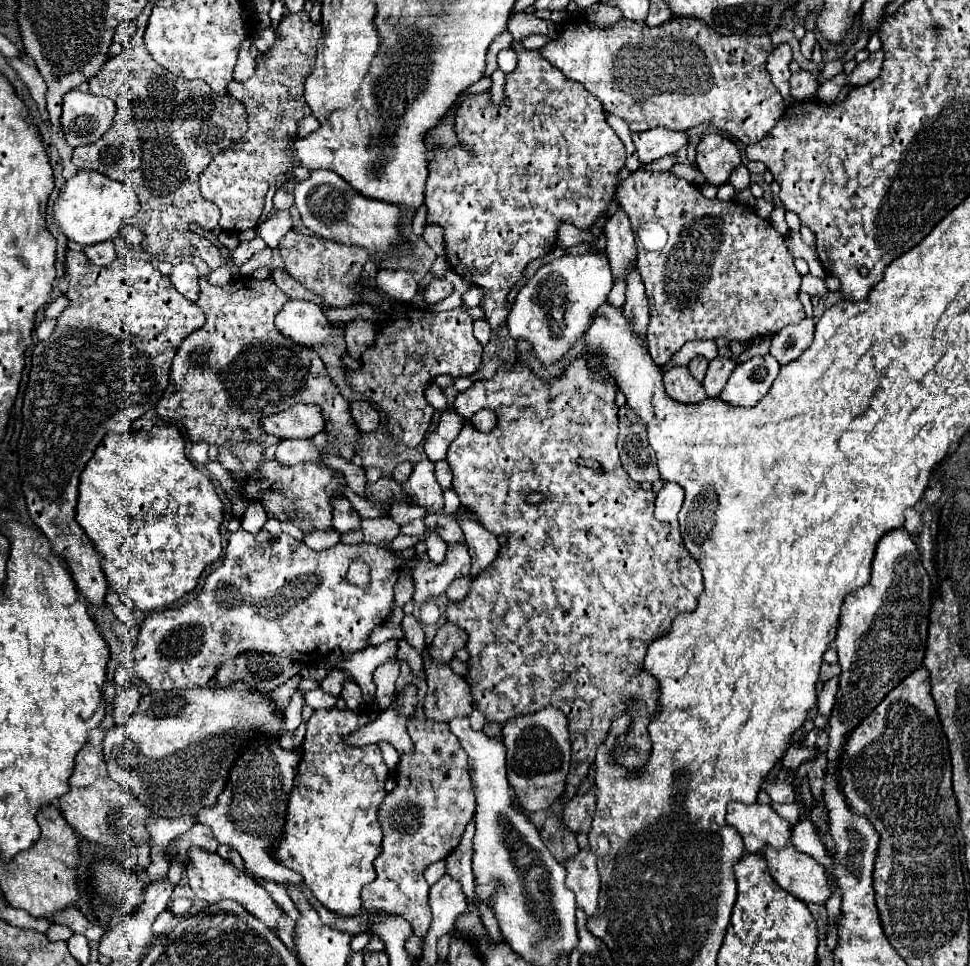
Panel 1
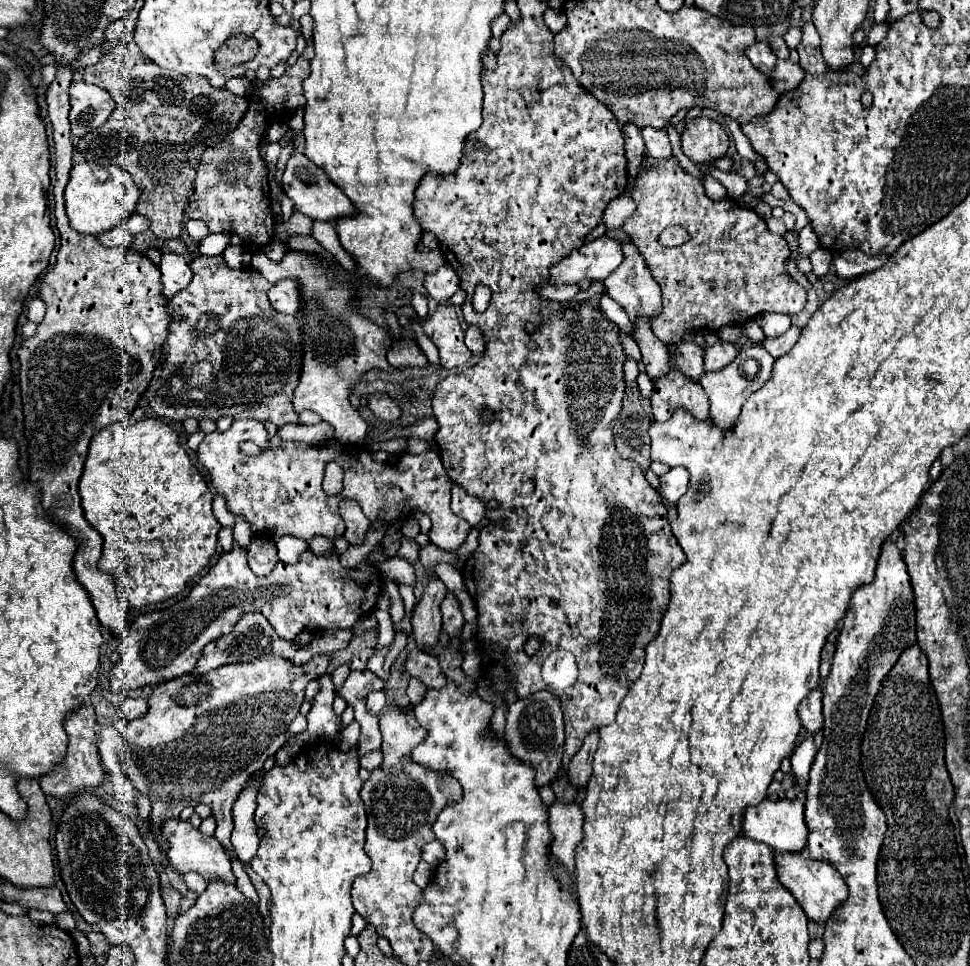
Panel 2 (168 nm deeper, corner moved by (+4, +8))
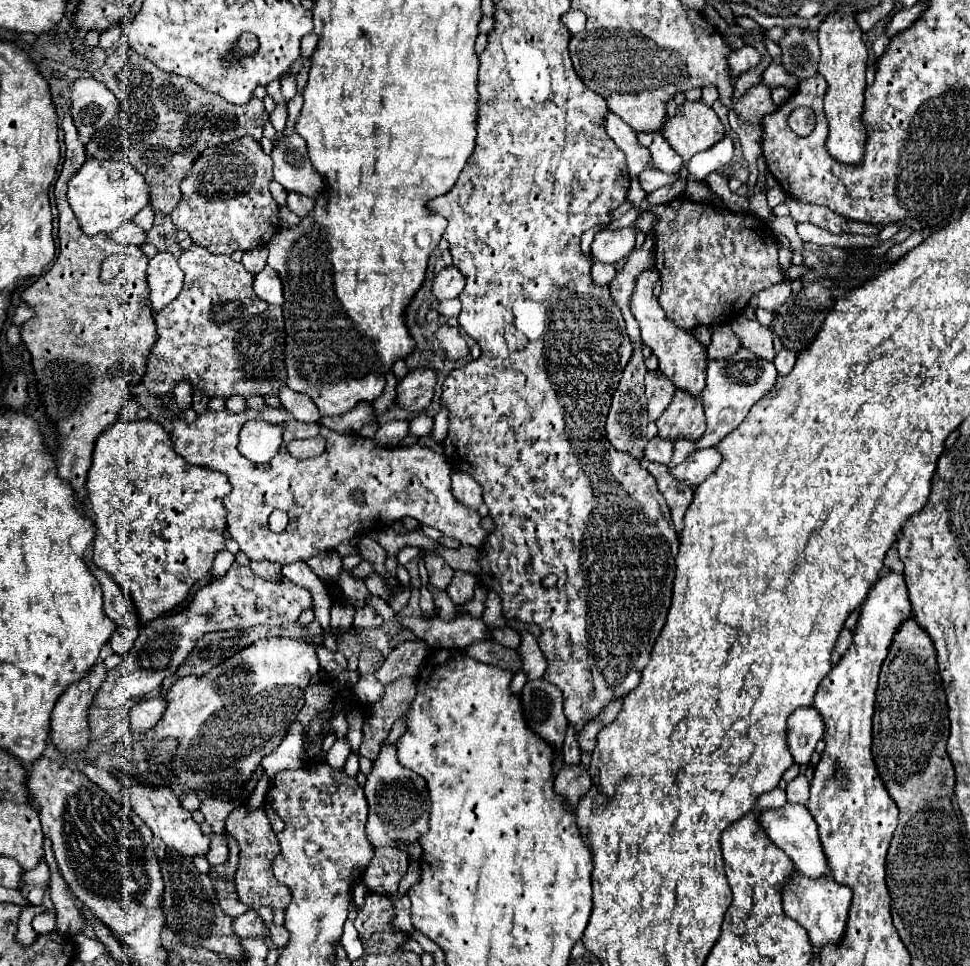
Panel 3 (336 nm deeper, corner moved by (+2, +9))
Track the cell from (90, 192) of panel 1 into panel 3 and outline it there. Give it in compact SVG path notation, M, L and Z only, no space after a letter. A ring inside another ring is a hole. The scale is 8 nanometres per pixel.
M91 159L69 179L67 201L77 215L83 233L111 233L125 221L131 221L149 203L149 185L131 163Z

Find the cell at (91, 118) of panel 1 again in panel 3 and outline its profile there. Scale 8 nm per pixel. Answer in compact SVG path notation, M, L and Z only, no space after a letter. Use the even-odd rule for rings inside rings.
M77 79L71 87L71 115L83 137L93 137L119 111L117 97L99 81Z

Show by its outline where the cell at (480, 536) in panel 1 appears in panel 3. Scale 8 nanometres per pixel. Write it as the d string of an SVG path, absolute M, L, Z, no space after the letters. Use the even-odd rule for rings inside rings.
M453 471L451 481L453 481L453 495L459 503L463 503L467 507L475 507L475 509L483 503L481 485L471 475L467 475L463 471Z

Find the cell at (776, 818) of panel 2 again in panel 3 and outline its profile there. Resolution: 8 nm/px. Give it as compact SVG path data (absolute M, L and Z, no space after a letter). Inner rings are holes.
M787 803L783 809L775 809L775 811L765 811L761 817L761 827L763 831L769 835L769 839L781 847L797 865L797 869L815 879L815 877L827 877L831 875L831 869L827 867L827 859L823 855L823 847L819 843L819 833L817 833L817 823L811 817L809 809L805 805L791 805Z

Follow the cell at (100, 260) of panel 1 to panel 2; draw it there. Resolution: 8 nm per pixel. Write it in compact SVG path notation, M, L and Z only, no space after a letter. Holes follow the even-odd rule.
M119 224L119 226L115 226L113 230L107 230L105 234L97 236L97 240L99 240L103 246L131 246L133 234L125 228L125 224Z

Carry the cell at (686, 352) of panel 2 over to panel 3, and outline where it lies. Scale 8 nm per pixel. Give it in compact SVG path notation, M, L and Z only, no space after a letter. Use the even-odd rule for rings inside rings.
M647 269L637 277L637 285L635 285L635 293L631 299L631 313L635 315L635 319L641 325L641 339L645 345L649 345L659 361L659 371L663 375L667 375L667 379L673 381L675 389L679 391L687 391L693 397L699 397L703 387L705 387L705 365L707 365L707 355L705 355L705 347L685 329L675 327L665 311L661 309L657 297L653 295L653 289L659 279L657 271Z

